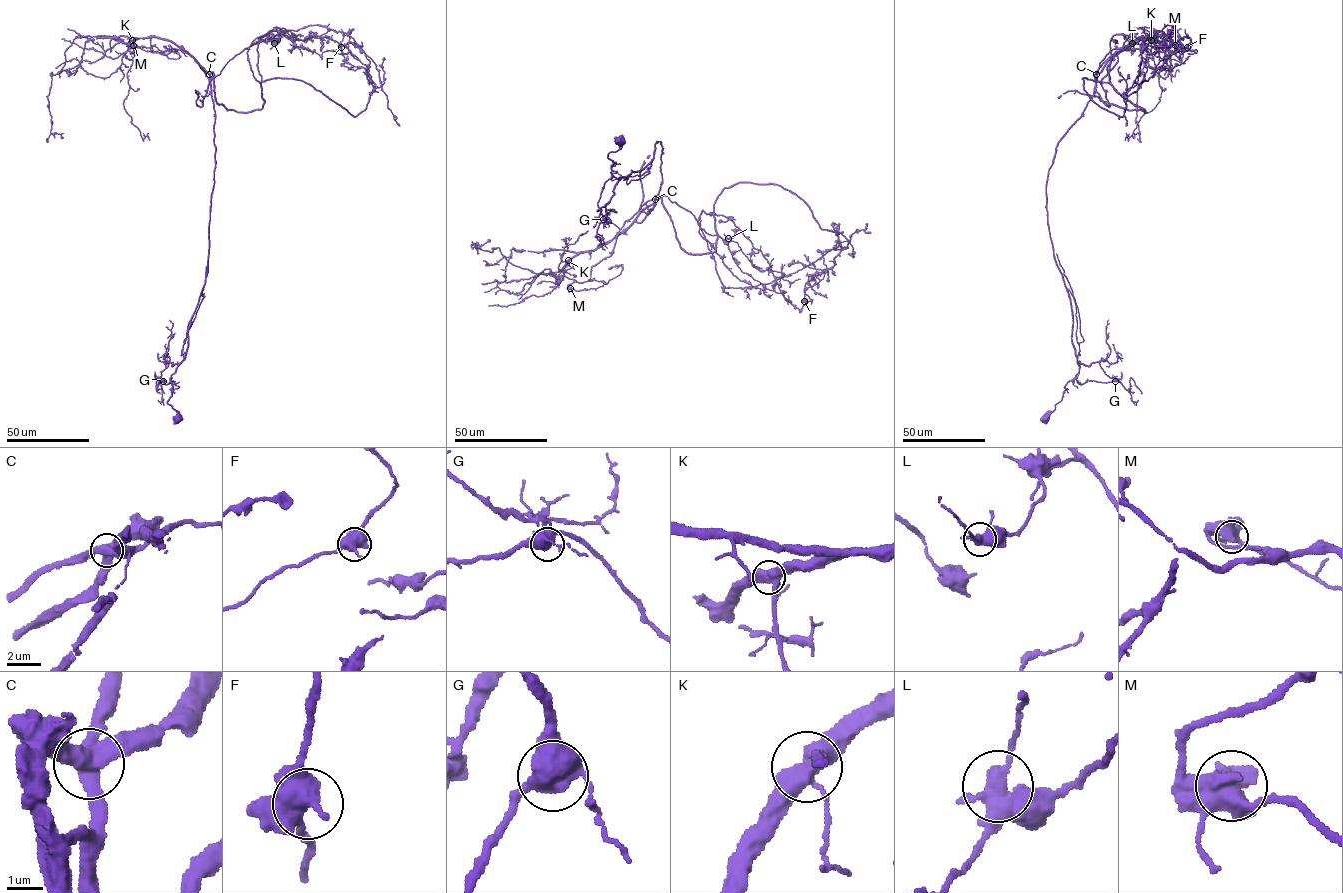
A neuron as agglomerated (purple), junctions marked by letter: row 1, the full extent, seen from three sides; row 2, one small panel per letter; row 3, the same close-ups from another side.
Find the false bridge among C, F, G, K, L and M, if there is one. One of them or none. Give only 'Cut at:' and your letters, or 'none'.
Cut at: C

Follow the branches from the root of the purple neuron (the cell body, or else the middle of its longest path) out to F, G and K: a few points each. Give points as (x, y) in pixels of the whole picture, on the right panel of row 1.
F: (1047, 418), (1079, 367), (1047, 220), (1057, 142), (1112, 49), (1171, 25), (1140, 86), (1187, 47)
G: (1047, 418), (1061, 400), (1065, 385), (1069, 381), (1075, 378), (1080, 384), (1087, 381), (1115, 381)
K: (1047, 418), (1079, 367), (1071, 303), (1047, 220), (1048, 169), (1104, 66), (1134, 40), (1151, 40)

